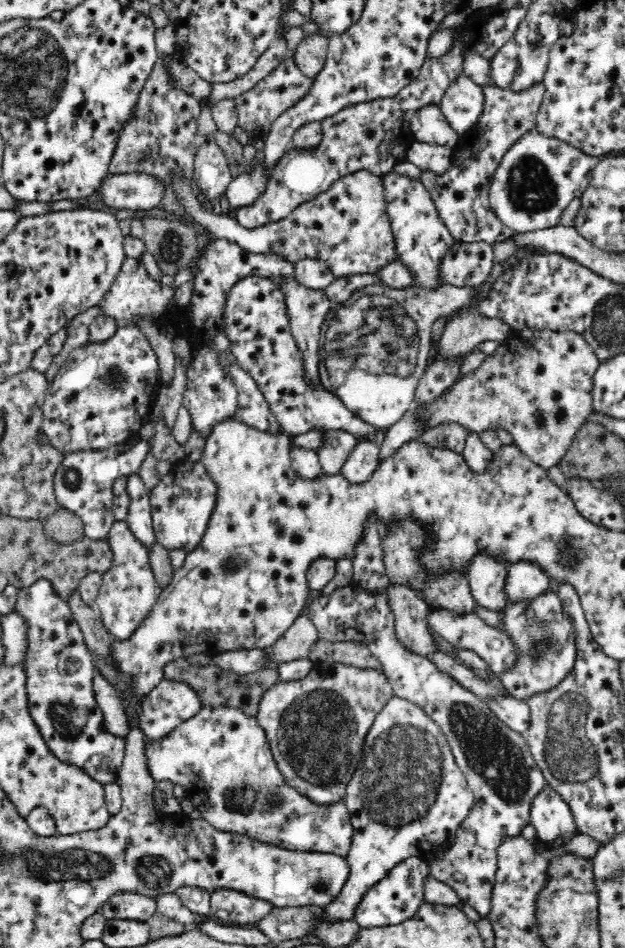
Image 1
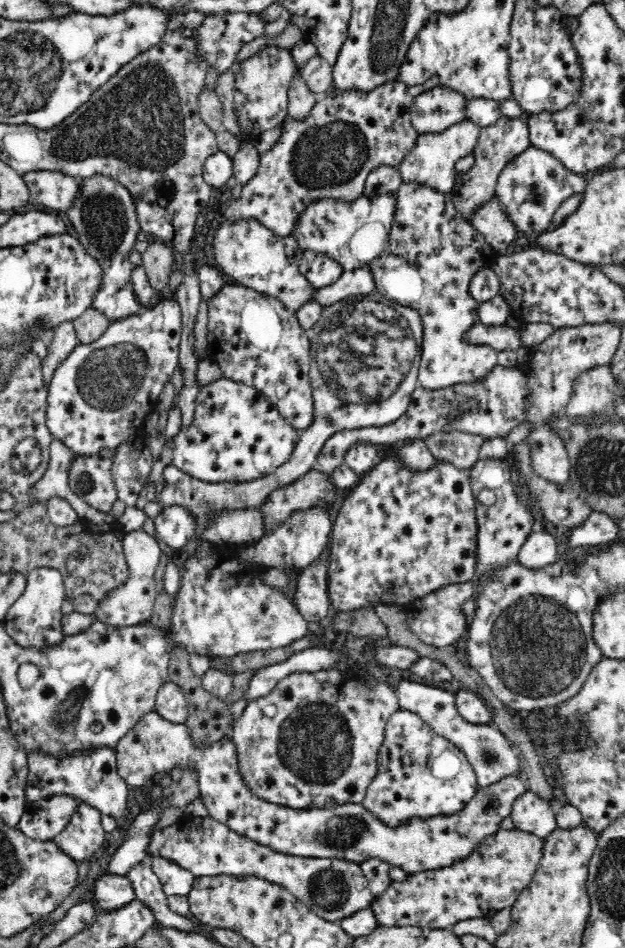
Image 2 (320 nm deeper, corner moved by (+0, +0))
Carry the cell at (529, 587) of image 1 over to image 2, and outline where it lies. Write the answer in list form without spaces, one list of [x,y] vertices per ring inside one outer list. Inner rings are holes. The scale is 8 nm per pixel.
[[[533,530],[517,554],[517,563],[523,568],[540,571],[557,560],[556,537],[546,530]]]

